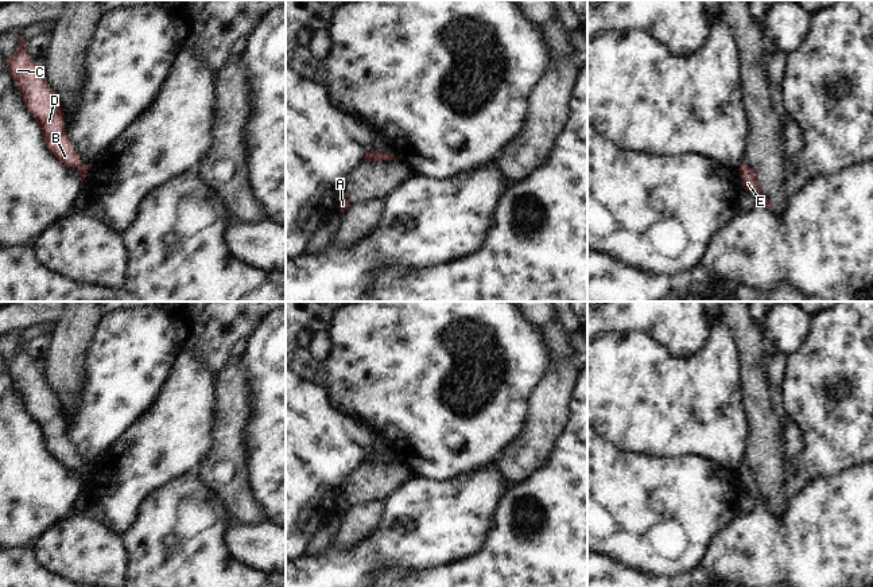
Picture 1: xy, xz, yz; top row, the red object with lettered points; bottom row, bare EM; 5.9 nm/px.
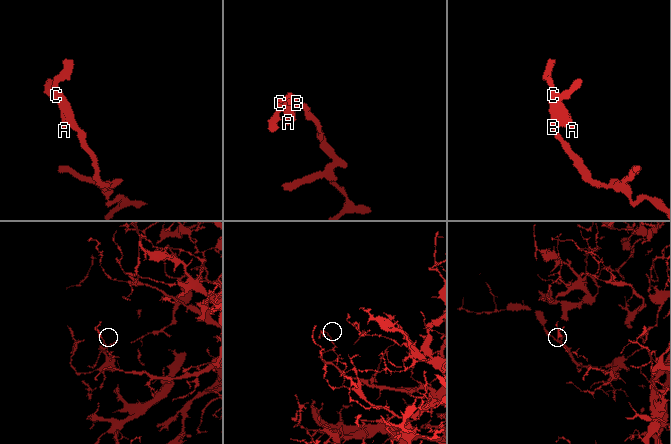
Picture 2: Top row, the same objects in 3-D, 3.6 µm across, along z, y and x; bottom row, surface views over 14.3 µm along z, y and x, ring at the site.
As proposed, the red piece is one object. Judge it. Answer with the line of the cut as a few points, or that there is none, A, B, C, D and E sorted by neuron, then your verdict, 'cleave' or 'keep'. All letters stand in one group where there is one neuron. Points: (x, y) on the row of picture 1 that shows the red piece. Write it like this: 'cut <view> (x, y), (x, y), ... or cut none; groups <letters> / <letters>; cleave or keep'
cut none; groups A B C D E; keep

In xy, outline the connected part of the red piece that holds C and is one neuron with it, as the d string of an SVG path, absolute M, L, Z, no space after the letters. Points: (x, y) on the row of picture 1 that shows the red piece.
M19 31L22 44L7 58L7 67L15 85L20 89L28 113L38 123L44 145L62 166L77 168L84 182L90 164L84 164L66 137L63 110L57 93L46 83L26 51L26 40Z

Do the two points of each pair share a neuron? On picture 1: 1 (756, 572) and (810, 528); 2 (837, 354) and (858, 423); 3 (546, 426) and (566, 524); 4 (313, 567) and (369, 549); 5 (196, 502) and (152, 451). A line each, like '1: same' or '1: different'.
1: same
2: same
3: different
4: same
5: different

